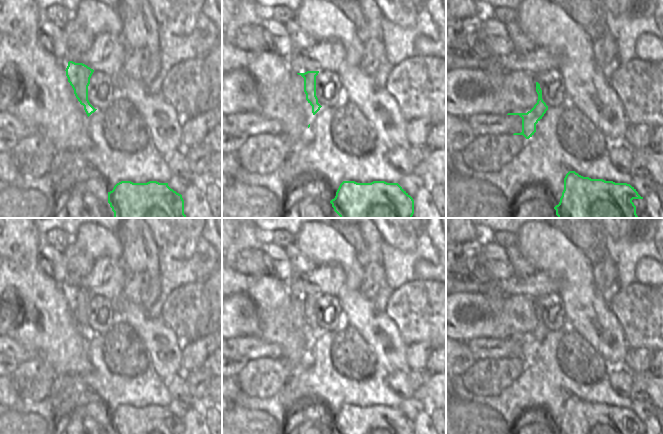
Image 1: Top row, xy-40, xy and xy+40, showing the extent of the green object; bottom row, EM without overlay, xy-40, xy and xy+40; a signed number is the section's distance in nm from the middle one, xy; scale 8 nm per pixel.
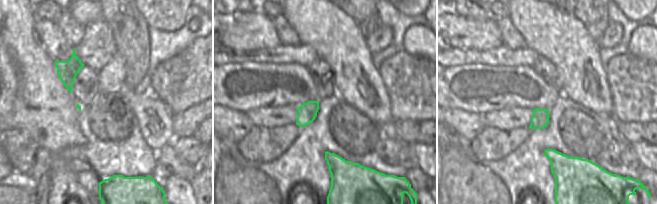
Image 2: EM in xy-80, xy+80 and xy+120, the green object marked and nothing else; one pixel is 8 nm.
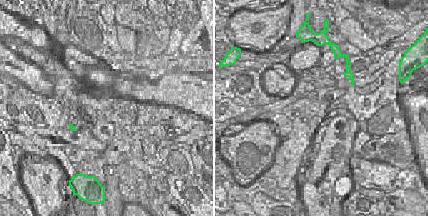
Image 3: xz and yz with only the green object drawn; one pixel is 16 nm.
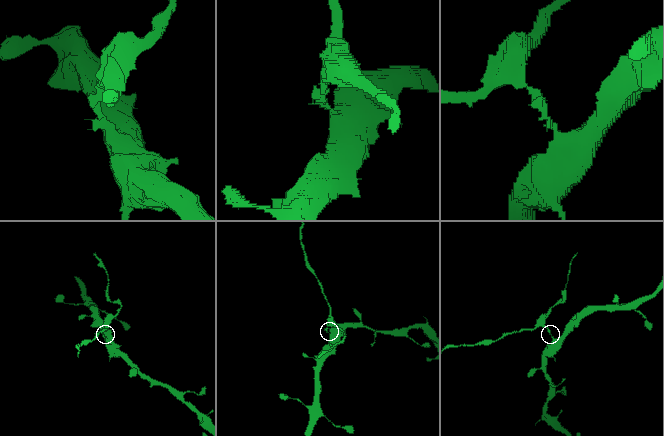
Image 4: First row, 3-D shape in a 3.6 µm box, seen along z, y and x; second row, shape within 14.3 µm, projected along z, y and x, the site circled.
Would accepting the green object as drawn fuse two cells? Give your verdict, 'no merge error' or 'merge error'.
merge error

